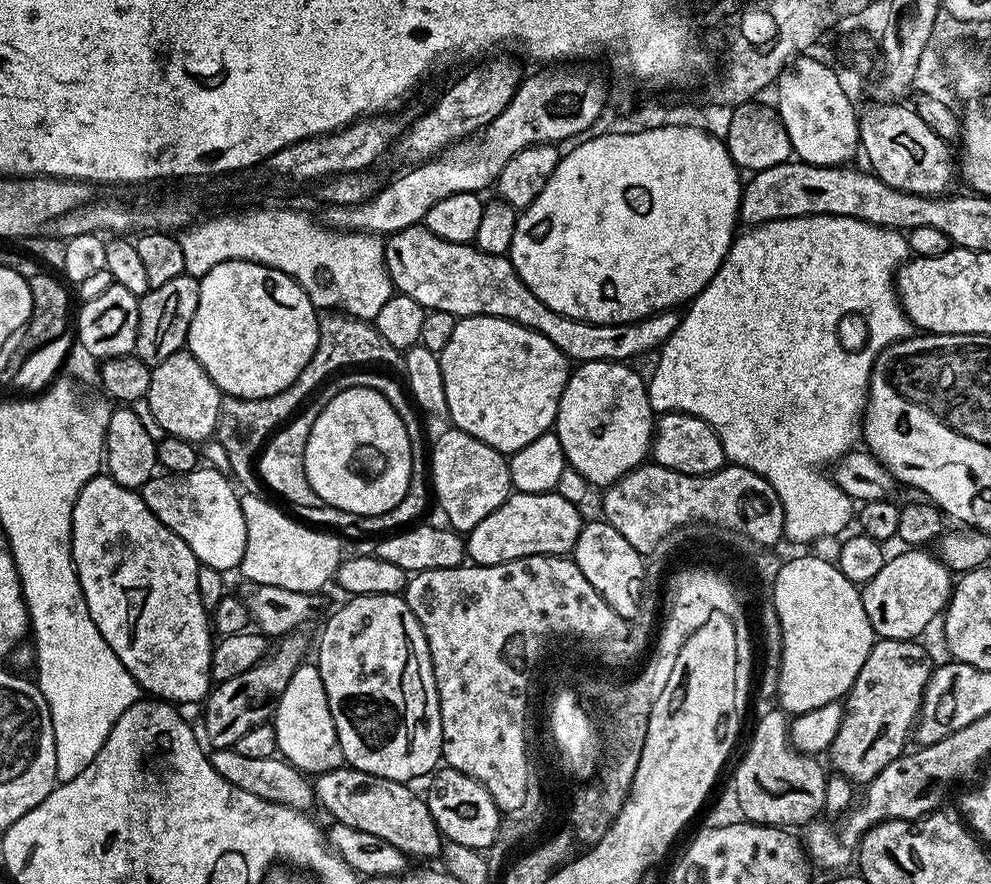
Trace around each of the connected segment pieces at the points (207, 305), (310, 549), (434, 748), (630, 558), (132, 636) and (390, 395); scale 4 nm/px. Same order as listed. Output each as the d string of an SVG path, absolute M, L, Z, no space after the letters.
M249 260L222 262L218 266L214 266L214 270L210 270L205 276L199 277L199 281L198 310L194 310L194 318L190 322L187 351L191 352L192 356L204 367L206 374L210 374L210 378L220 387L224 396L257 400L258 398L270 398L274 394L286 390L286 386L290 386L294 382L294 378L298 378L298 374L302 374L302 370L306 370L306 366L318 346L318 310L310 302L307 294L289 276L282 274L277 268L268 268L265 264L255 264Z
M260 494L241 495L240 505L246 518L246 550L238 572L247 583L280 584L282 590L295 592L320 592L320 583L335 577L342 559L338 537L291 520Z
M403 595L353 596L345 601L328 621L323 621L320 653L314 657L322 674L322 686L326 686L326 698L340 749L351 767L366 774L387 780L416 782L412 780L427 777L442 760L440 693L436 690L424 631Z
M597 518L583 525L574 549L574 559L578 570L586 574L586 582L606 598L606 602L624 620L631 622L638 612L638 602L642 598L643 566L645 557L614 526L603 519Z
M97 474L82 486L74 502L72 561L94 626L141 689L164 702L199 705L213 683L214 633L198 594L198 570L202 565L190 546L155 516L139 491L118 486L107 474Z
M352 370L352 388L373 388L378 390L384 395L386 402L390 402L390 406L394 406L398 418L402 418L402 426L406 426L406 434L410 434L412 477L410 478L410 486L406 490L406 498L402 498L402 502L398 502L398 506L394 506L394 510L390 510L381 516L376 516L376 534L388 534L393 530L403 529L405 526L419 521L416 519L420 515L421 517L425 515L426 509L430 504L430 464L428 461L430 448L427 443L424 445L424 428L420 425L421 413L414 407L409 393L402 387L401 381L399 384L398 381L391 380L390 377L383 376L383 374L388 375L380 370Z

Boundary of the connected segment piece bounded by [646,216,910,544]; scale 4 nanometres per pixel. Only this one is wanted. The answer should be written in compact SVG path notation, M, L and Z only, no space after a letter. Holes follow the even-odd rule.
M799 216L749 227L733 239L732 248L722 266L714 274L714 278L710 278L707 286L696 295L695 300L687 305L688 313L683 313L680 325L676 327L674 334L670 334L670 338L655 357L656 369L652 372L652 380L650 376L646 384L653 413L685 412L697 421L709 424L721 439L727 459L733 465L748 468L754 474L766 478L770 486L774 486L784 511L784 535L796 544L808 544L811 540L822 539L823 536L836 536L851 520L853 523L852 497L846 495L834 483L831 475L820 468L827 469L861 443L864 409L868 407L868 383L872 377L872 361L881 350L900 340L907 340L910 335L908 316L900 304L899 296L896 295L896 271L909 256L908 238L903 231L874 226L870 222L859 220L857 216ZM851 312L857 312L868 323L868 348L862 349L861 352L847 352L840 345L840 336L836 333L840 319Z

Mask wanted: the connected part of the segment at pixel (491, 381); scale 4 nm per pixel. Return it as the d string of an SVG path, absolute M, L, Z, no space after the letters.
M461 316L450 342L438 353L442 386L446 390L447 419L466 434L494 446L494 450L513 454L530 445L555 425L558 402L570 375L568 357L542 334L515 320L497 316Z

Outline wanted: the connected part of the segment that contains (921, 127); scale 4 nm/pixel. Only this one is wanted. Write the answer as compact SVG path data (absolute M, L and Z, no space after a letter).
M872 102L869 108L859 113L860 121L860 148L862 156L868 159L867 167L886 186L897 188L910 194L922 194L923 196L939 196L947 193L952 184L952 172L954 176L954 152L950 149L949 141L938 138L926 122L916 113L915 107L904 102Z

